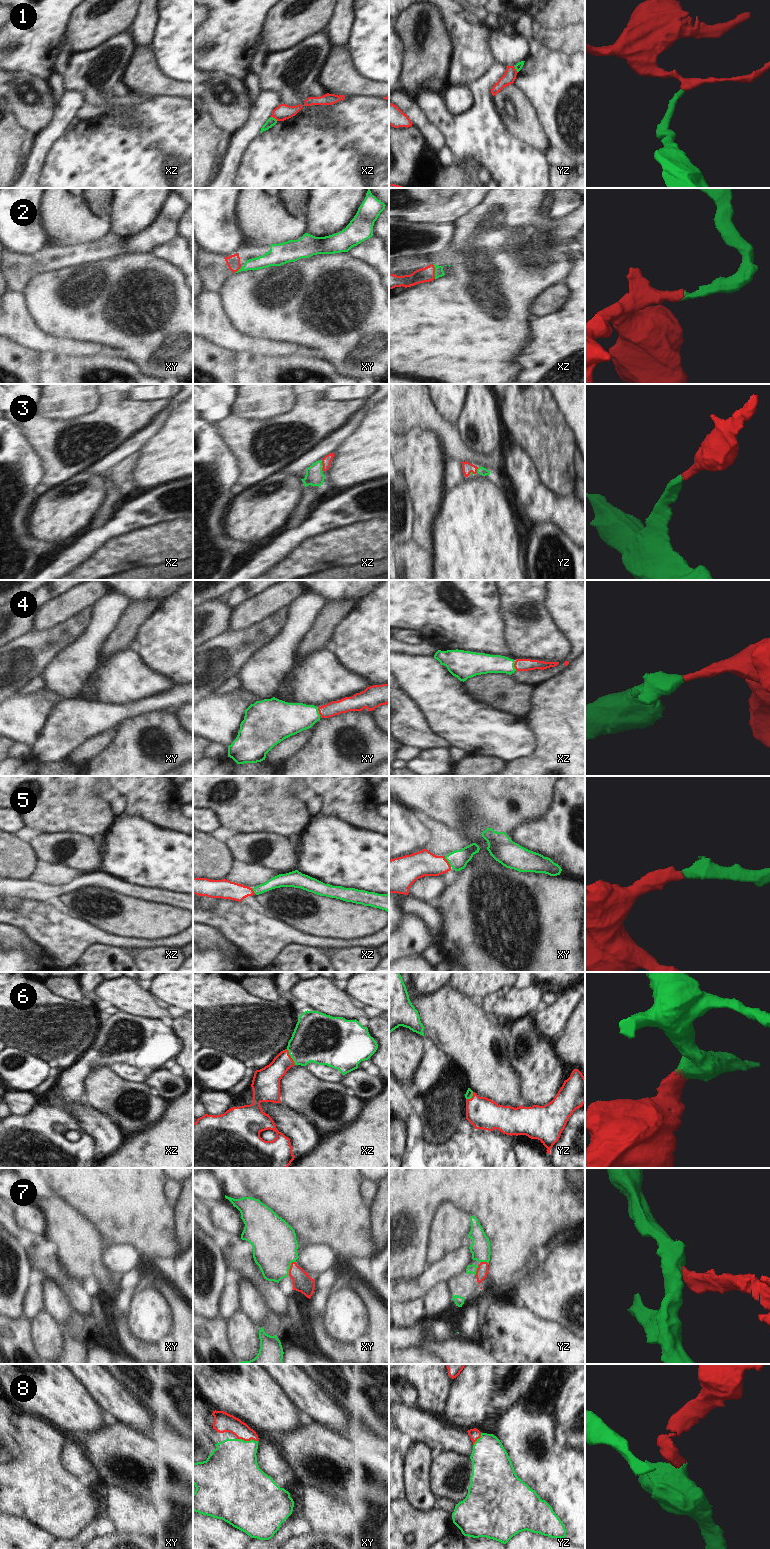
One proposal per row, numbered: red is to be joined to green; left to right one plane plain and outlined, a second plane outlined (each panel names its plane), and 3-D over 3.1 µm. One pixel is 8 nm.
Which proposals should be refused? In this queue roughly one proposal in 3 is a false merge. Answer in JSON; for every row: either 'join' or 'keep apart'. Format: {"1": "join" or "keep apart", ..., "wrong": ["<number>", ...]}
{"1": "keep apart", "2": "join", "3": "join", "4": "join", "5": "join", "6": "join", "7": "join", "8": "join", "wrong": ["1"]}

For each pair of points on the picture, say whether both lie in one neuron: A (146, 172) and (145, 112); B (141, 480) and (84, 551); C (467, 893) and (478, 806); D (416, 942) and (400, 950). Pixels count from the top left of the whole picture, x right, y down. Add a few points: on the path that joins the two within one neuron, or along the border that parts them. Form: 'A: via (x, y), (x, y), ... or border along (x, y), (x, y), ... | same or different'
A: via (146, 157), (146, 127) | same
B: border along (160, 485), (137, 492) | different
C: via (482, 871), (482, 843), (477, 838), (477, 828) | same
D: via (414, 946), (412, 948), (404, 948) | same

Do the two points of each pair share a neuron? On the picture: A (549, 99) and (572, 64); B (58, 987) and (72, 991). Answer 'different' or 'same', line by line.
A: same
B: same

